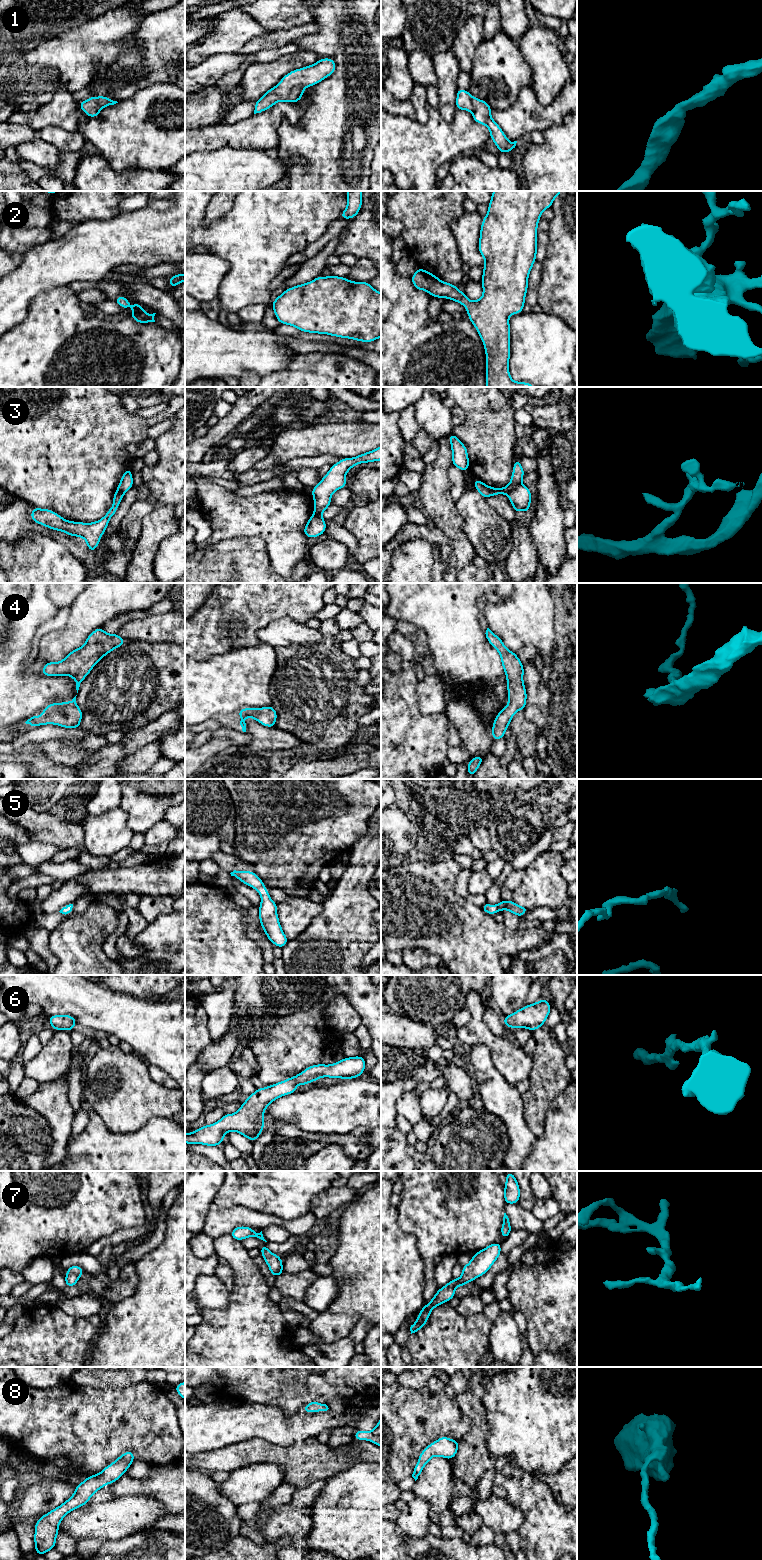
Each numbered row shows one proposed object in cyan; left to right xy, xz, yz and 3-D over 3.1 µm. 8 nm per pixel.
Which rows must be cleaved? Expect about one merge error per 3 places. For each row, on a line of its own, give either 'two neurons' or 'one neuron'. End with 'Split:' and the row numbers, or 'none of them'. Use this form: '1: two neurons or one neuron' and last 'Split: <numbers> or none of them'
1: one neuron
2: one neuron
3: two neurons
4: one neuron
5: one neuron
6: one neuron
7: one neuron
8: one neuron
Split: 3

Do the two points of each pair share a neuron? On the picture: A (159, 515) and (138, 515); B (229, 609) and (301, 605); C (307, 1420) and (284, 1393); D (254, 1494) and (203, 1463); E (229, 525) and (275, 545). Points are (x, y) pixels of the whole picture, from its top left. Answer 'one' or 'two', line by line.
A: two
B: one
C: two
D: two
E: one

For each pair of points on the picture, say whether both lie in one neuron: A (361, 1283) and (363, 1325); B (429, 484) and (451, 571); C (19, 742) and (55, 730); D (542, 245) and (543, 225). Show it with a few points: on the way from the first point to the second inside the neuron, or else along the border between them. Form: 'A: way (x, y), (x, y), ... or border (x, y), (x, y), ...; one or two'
A: border (370, 1323), (361, 1319), (347, 1336); two
B: way (439, 506), (457, 537), (457, 549); one
C: way (28, 736), (46, 732); one
D: way (542, 240), (543, 230); one

